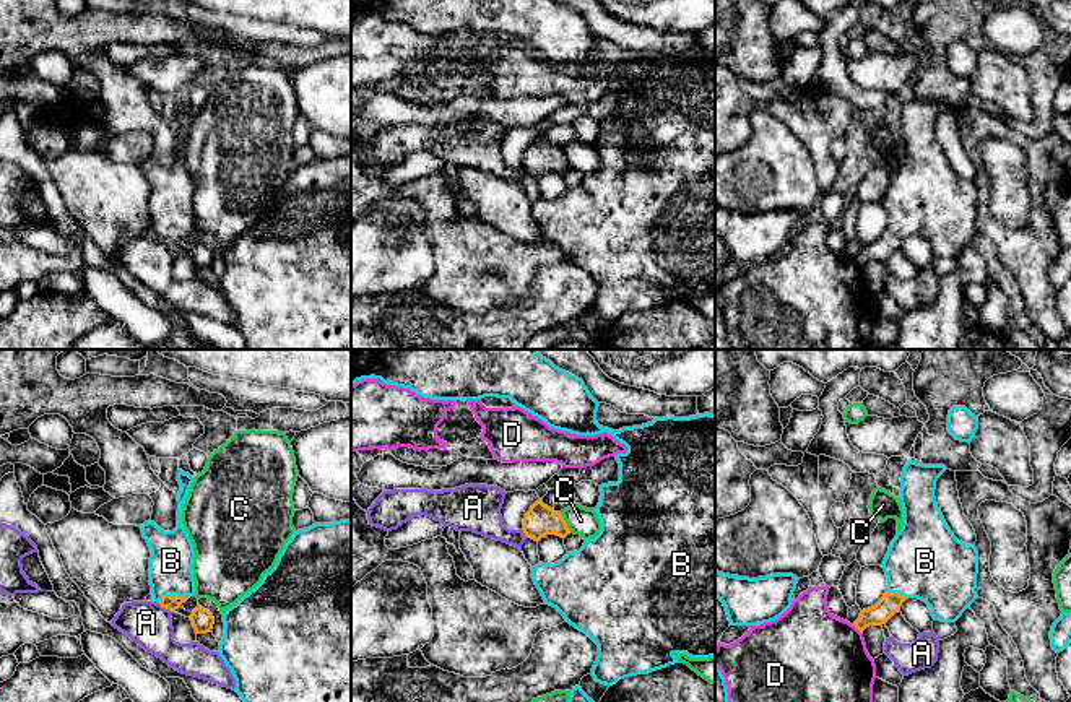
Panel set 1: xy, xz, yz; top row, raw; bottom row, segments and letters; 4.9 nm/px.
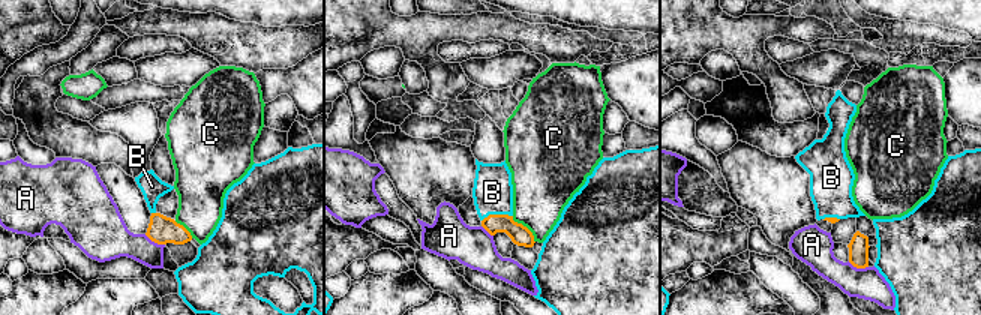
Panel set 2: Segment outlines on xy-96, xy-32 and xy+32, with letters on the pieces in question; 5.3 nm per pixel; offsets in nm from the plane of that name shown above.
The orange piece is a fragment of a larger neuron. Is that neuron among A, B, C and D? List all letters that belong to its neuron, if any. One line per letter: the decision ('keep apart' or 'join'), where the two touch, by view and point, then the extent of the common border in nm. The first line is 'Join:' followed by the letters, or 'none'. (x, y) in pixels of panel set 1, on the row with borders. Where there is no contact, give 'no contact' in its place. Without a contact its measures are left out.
Join: B
A: keep apart; meets orange in xy at (164, 606); contact 80 nm long
B: join; meets orange in xy at (173, 595); contact 150 nm long
C: keep apart; meets orange in xz at (564, 522); contact 120 nm long
D: keep apart; meets orange in yz at (857, 628); contact 60 nm long

